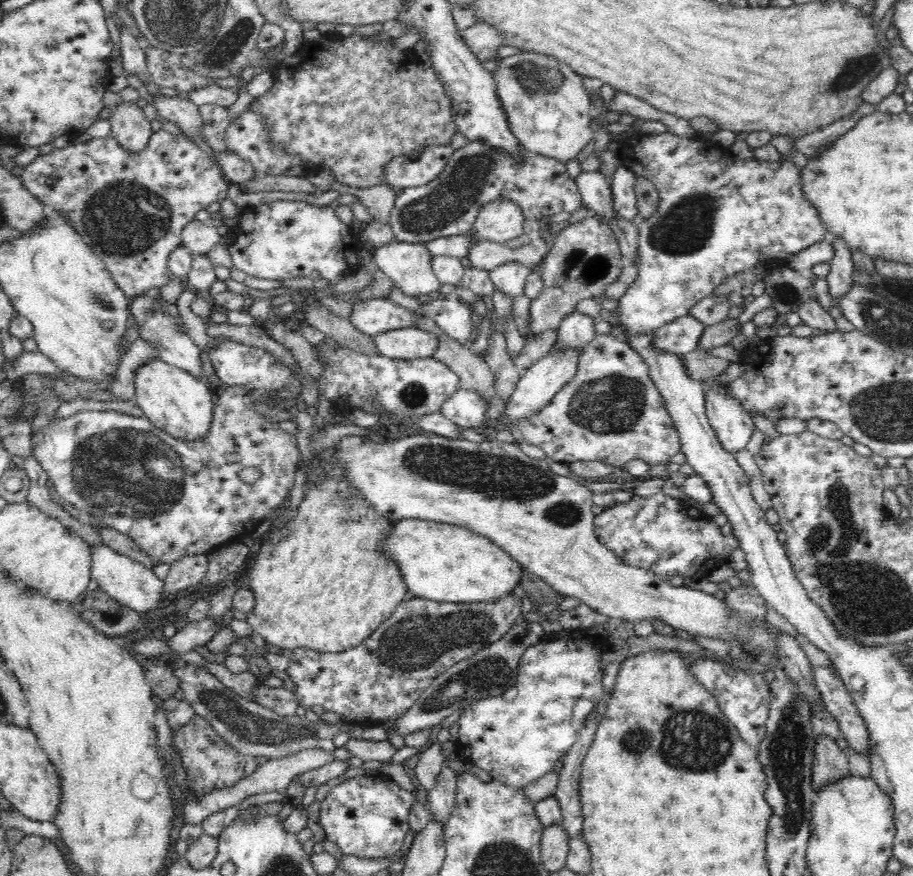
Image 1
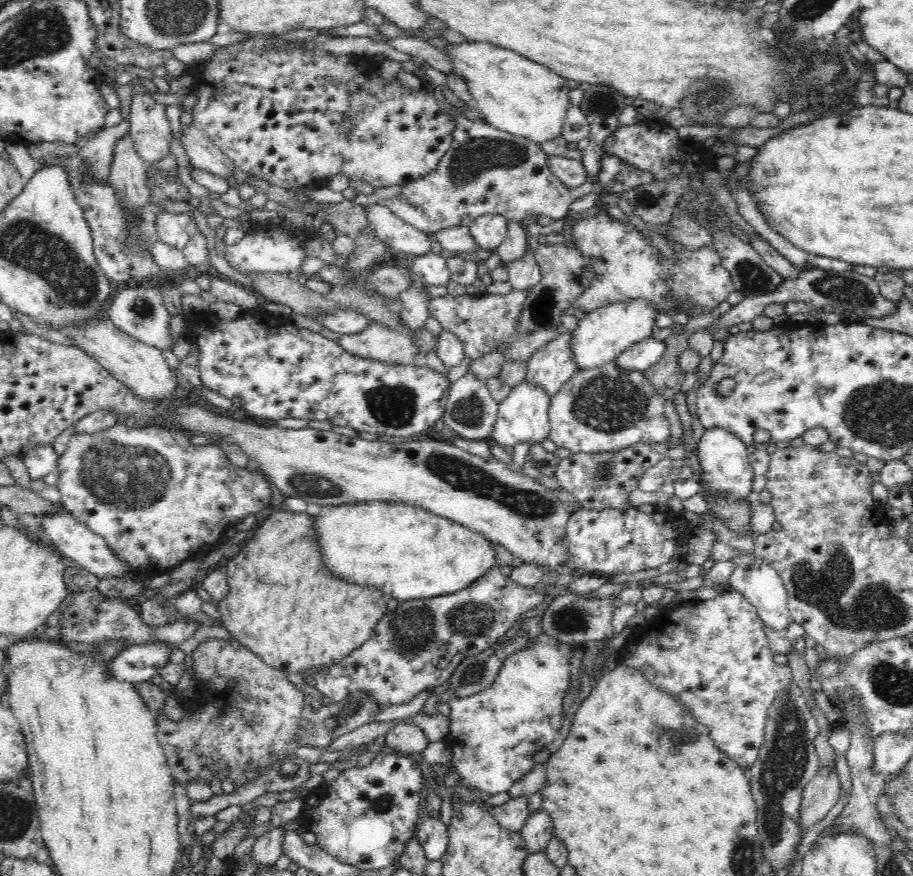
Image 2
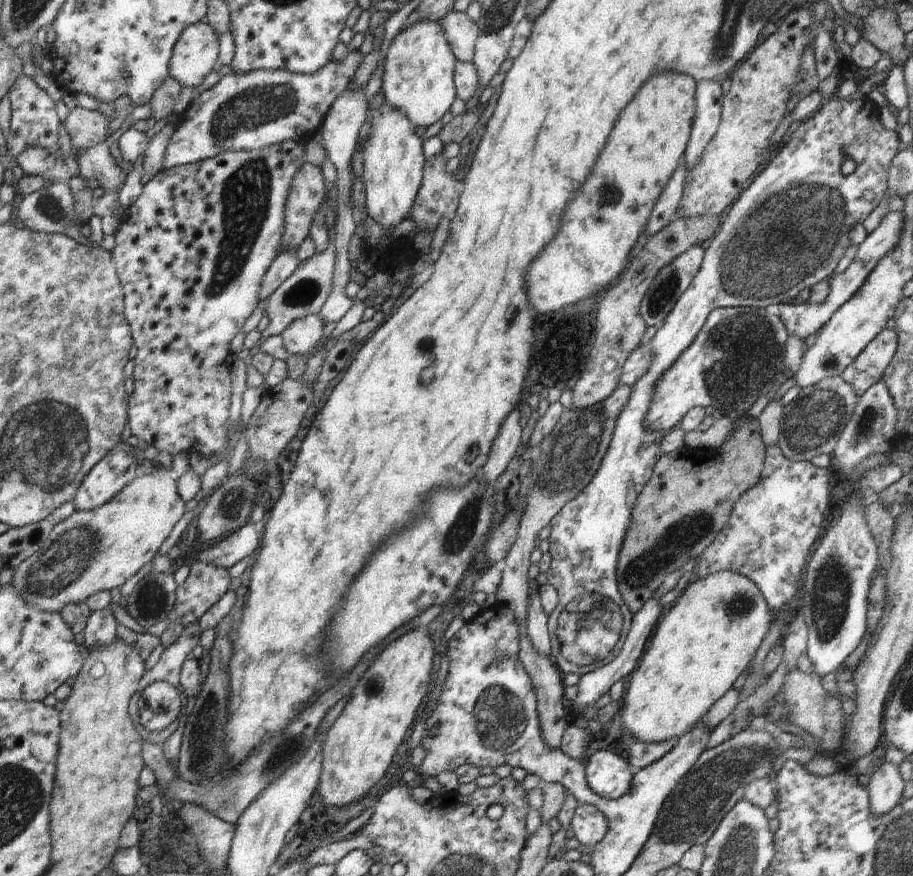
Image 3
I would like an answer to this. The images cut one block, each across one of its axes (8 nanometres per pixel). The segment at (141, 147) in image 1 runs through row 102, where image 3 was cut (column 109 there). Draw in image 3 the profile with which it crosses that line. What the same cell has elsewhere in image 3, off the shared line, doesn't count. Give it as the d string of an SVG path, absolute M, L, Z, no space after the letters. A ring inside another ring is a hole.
M75 107L63 122L71 138L74 150L89 149L101 142L111 140L110 119L103 113L83 107Z

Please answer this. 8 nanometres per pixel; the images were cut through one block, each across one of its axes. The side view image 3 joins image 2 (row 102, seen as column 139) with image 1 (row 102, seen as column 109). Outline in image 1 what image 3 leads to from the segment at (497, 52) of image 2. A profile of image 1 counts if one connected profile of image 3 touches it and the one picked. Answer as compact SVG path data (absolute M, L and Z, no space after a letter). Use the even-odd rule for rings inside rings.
M522 52L501 58L497 60L497 63L497 70L492 72L496 79L496 93L508 117L508 125L524 150L562 163L575 160L580 151L595 138L595 132L590 127L592 124L591 100L582 83L583 77L565 62L532 52Z

